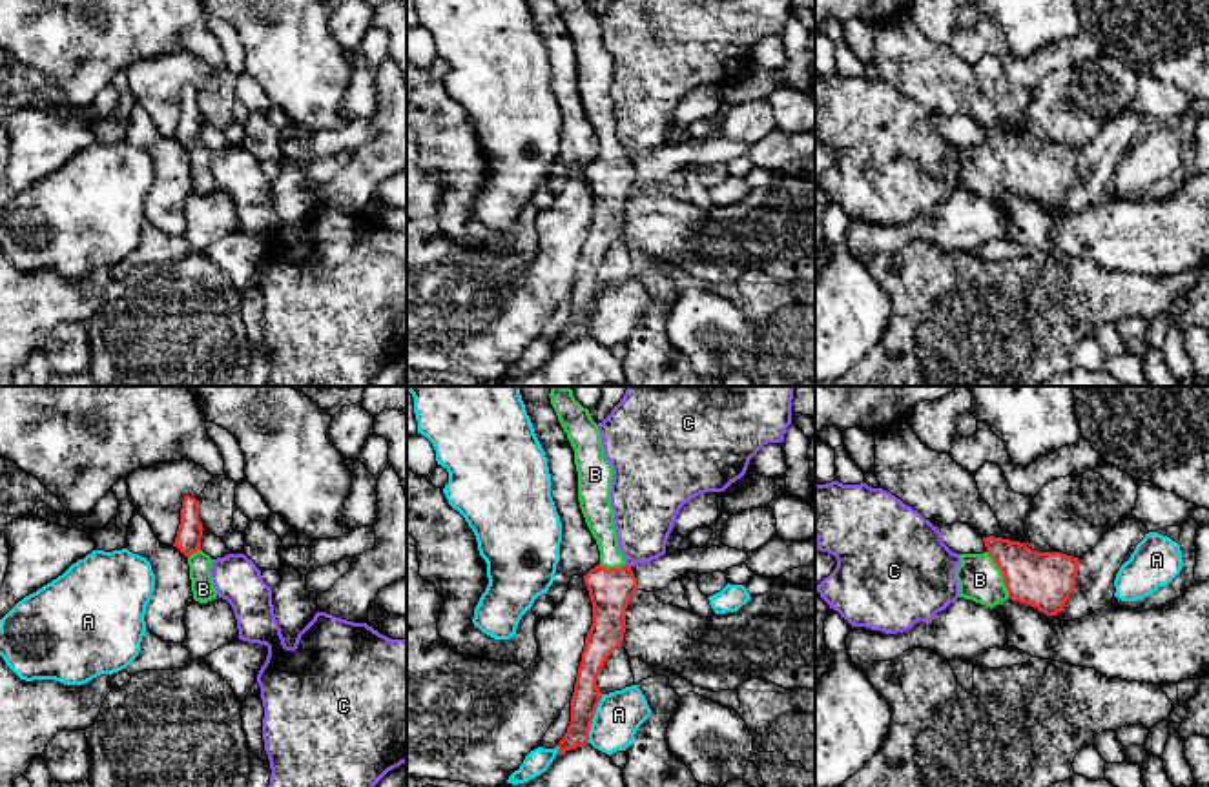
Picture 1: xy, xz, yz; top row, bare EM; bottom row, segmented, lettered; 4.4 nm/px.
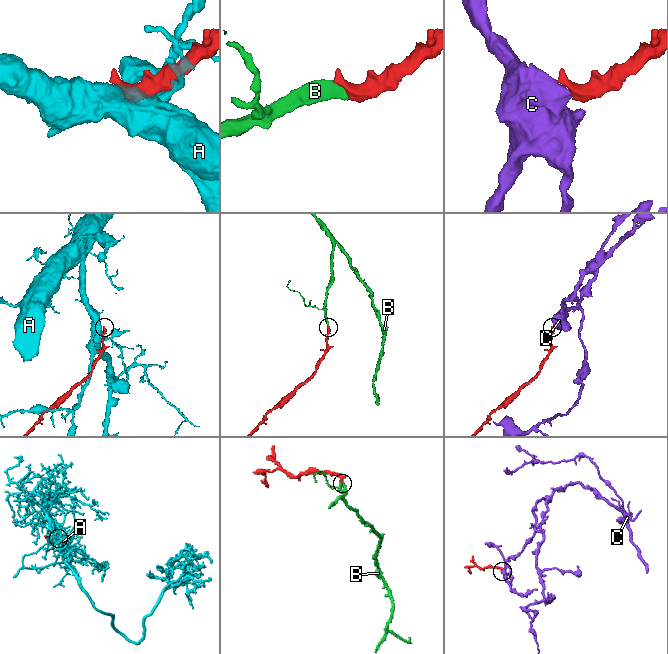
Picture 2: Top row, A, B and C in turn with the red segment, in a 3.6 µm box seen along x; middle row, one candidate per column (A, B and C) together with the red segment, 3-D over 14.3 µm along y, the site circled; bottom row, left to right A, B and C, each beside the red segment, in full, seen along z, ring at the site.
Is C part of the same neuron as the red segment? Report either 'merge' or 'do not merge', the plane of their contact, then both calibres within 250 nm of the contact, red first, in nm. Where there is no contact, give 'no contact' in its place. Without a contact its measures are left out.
do not merge | xz | 190/280 nm

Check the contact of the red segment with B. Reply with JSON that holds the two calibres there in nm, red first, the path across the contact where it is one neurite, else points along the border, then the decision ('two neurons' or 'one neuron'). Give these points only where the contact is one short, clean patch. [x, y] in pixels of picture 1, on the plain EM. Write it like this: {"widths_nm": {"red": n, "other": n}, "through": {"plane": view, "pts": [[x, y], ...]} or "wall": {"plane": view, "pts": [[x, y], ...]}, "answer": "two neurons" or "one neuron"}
{"widths_nm": {"red": 260, "other": 190}, "through": {"plane": "yz", "pts": [[1043, 172], [1020, 164], [1002, 164], [980, 172]]}, "answer": "one neuron"}

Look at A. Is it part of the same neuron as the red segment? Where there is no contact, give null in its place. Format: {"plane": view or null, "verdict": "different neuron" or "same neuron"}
{"plane": "xz", "verdict": "different neuron"}

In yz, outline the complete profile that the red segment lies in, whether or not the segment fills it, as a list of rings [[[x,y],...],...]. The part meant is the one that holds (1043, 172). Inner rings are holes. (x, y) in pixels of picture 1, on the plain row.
[[[994,128],[983,133],[983,146],[961,146],[956,162],[959,189],[990,200],[1010,189],[1047,208],[1063,202],[1076,179],[1078,149],[1038,144],[1025,135]]]

